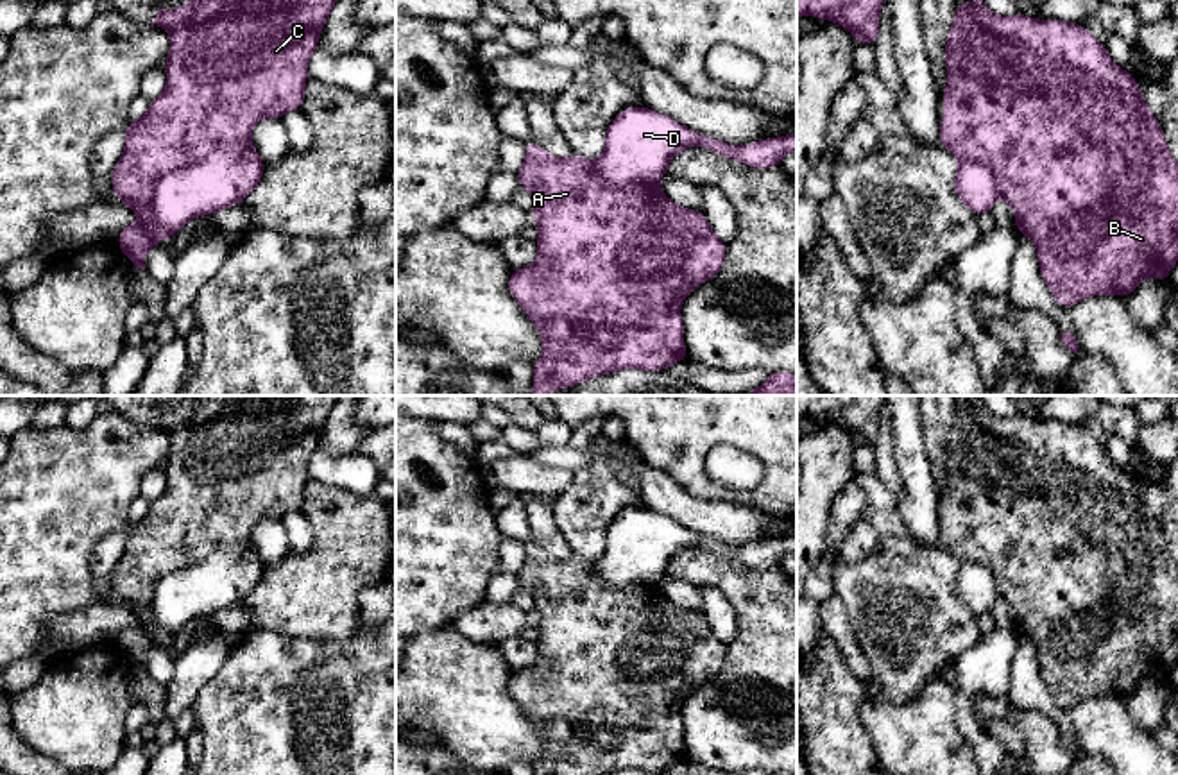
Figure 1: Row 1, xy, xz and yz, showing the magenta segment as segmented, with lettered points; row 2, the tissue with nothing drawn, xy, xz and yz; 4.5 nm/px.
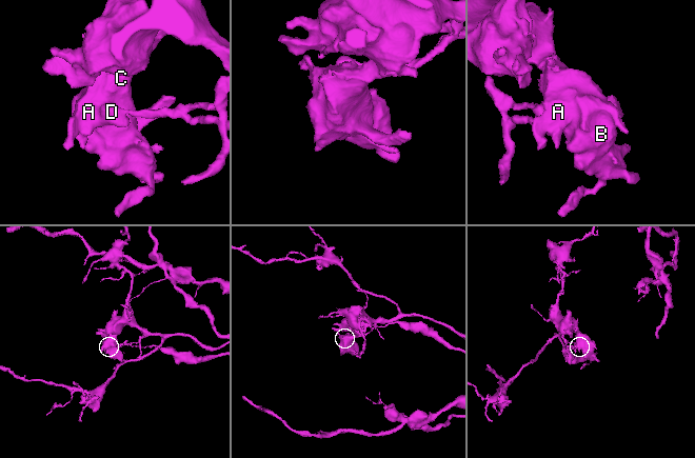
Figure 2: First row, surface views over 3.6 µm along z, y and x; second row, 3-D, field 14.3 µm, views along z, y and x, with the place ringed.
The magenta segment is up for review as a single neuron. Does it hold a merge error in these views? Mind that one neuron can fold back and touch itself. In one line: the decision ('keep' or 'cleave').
cleave

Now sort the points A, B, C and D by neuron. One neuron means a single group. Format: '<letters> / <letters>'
A B C / D

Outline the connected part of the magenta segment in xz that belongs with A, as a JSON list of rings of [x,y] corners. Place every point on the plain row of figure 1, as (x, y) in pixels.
[[[534,541],[525,548],[525,564],[516,576],[535,605],[532,619],[539,626],[539,657],[532,666],[512,671],[508,691],[544,746],[534,775],[666,771],[671,764],[689,762],[680,707],[691,691],[720,673],[727,655],[727,644],[716,637],[704,614],[677,607],[659,585],[607,587],[594,576],[594,562],[582,557],[555,560]]]

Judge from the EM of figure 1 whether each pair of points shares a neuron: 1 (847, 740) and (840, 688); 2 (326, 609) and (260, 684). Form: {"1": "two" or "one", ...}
{"1": "one", "2": "two"}

